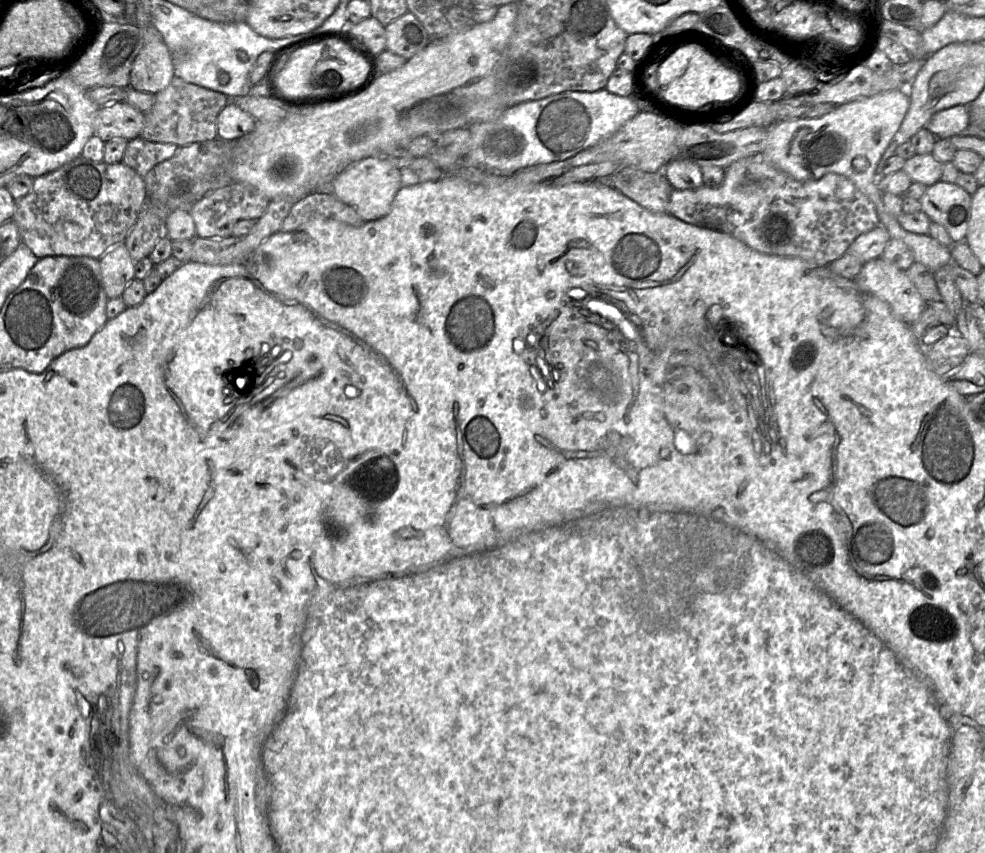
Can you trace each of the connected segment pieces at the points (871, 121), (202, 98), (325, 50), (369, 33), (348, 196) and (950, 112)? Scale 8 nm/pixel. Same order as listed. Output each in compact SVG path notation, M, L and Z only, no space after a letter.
M900 88L837 105L834 110L819 118L800 117L779 121L768 127L767 146L762 155L769 163L799 181L817 180L828 173L848 178L874 204L881 224L883 192L878 188L877 167L886 149L894 143L895 134L909 106L907 89Z
M179 77L157 94L152 108L144 113L144 126L139 137L161 143L173 143L178 147L195 142L209 141L217 138L217 117L230 102L227 95L213 91Z
M327 39L289 53L271 78L272 90L281 97L322 97L344 92L361 83L368 72L368 63L353 53L343 42Z
M370 16L357 24L348 24L341 30L362 49L379 54L387 49L385 27L378 19Z
M369 156L348 164L335 176L329 191L354 208L365 221L372 221L389 213L394 197L401 186L401 172L398 167L387 157Z
M957 105L935 113L925 127L937 139L949 139L969 125L968 106Z

